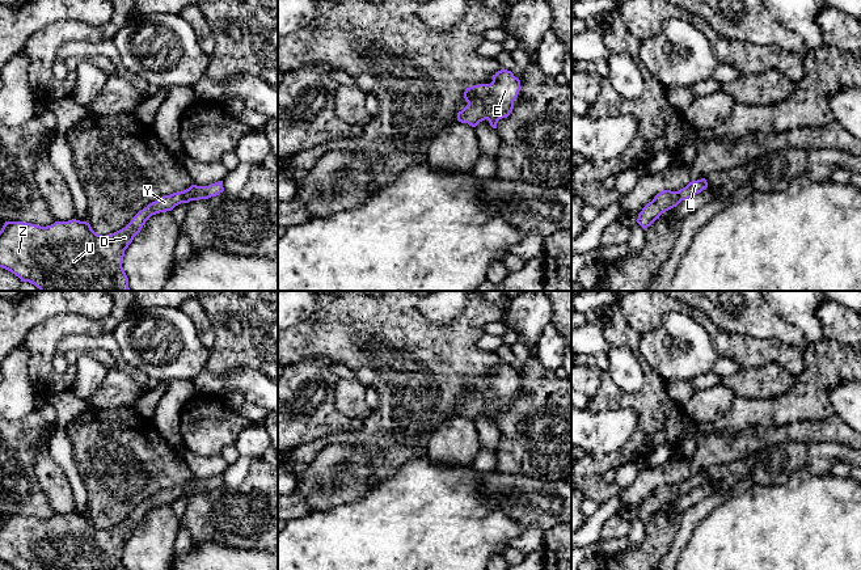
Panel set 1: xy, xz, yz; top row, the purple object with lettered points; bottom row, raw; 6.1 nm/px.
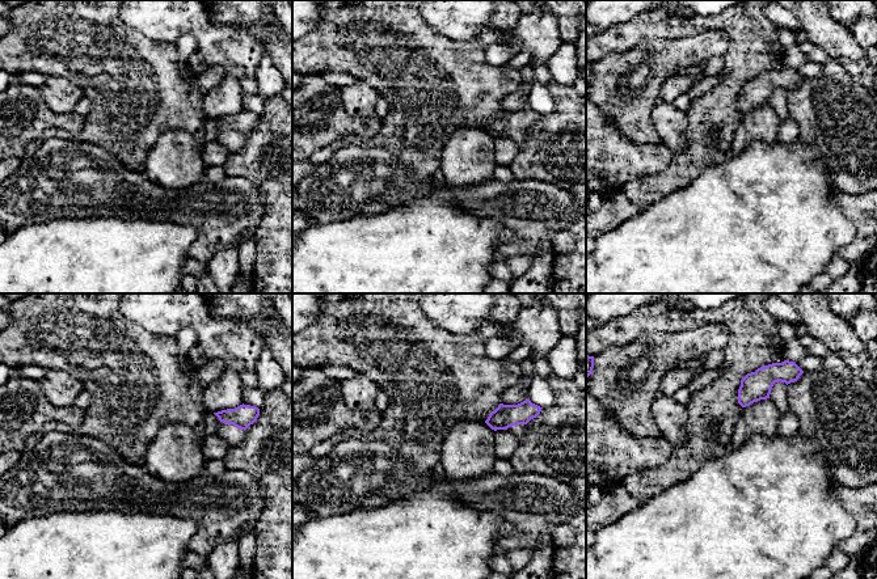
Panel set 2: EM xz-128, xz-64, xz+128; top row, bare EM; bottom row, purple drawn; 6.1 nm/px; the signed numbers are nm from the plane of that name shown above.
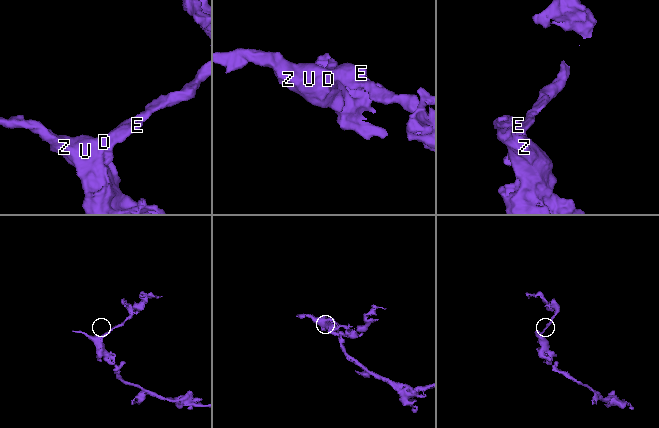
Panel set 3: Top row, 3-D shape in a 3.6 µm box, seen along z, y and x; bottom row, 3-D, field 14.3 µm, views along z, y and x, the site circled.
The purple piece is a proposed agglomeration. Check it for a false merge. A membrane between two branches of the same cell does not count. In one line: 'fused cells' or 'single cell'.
single cell

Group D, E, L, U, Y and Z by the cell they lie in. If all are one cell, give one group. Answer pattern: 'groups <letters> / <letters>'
groups D E L U Y Z

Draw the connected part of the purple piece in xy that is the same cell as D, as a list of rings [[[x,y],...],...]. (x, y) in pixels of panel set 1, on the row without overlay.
[[[219,474],[208,480],[191,478],[183,485],[164,489],[140,503],[124,522],[107,529],[97,528],[89,516],[76,512],[55,515],[47,520],[5,515],[0,524],[0,561],[16,570],[127,570],[122,561],[124,544],[152,508],[172,504],[190,494],[216,490],[223,485],[223,474]]]

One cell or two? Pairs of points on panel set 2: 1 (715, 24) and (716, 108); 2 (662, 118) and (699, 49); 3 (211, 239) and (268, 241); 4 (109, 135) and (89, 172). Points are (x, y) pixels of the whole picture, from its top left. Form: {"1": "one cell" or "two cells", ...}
{"1": "one cell", "2": "two cells", "3": "two cells", "4": "two cells"}

